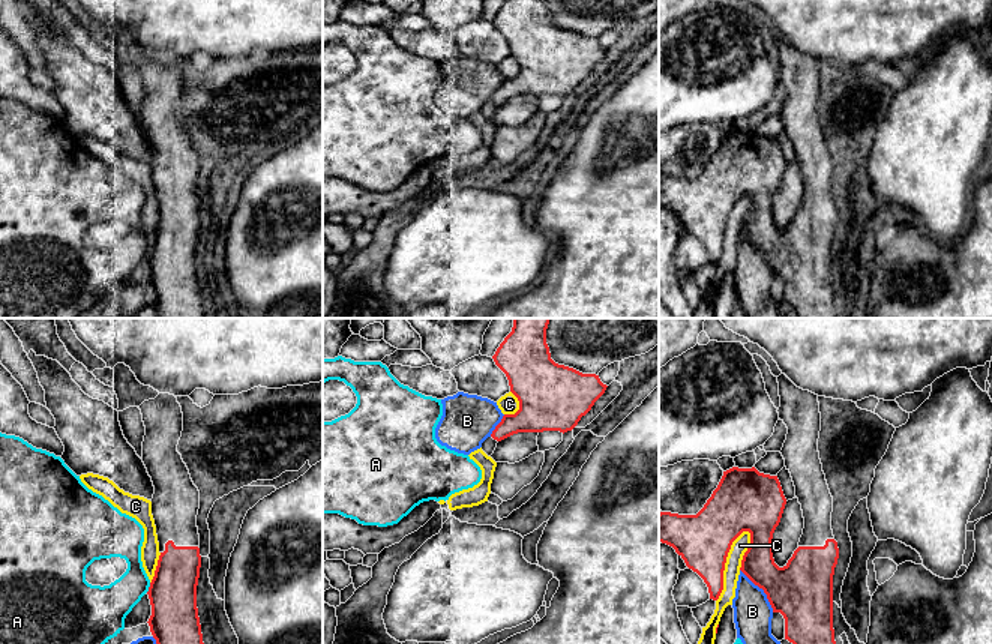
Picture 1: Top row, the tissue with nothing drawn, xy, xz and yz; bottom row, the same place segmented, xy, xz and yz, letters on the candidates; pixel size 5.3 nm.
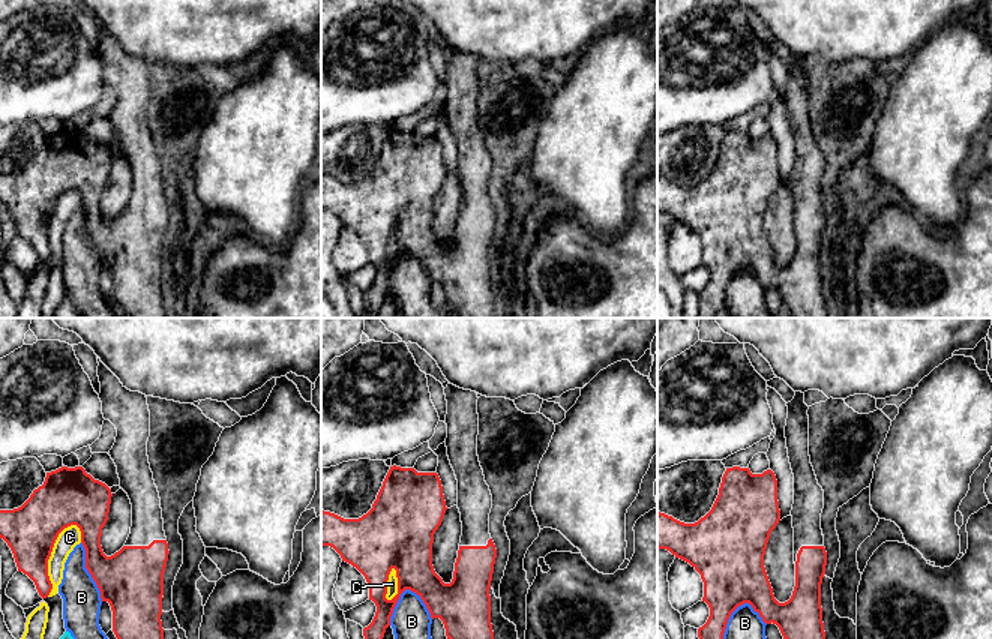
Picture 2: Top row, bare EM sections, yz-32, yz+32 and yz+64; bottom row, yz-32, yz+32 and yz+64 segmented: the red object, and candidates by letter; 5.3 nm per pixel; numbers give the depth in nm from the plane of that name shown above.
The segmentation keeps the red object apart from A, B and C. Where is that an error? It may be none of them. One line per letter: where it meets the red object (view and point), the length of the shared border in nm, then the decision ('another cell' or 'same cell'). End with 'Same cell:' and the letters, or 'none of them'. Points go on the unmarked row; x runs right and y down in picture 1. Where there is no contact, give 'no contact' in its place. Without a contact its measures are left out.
A: contact xy (149, 251); length 60 nm; another cell
B: contact yz (763, 252); length 300 nm; another cell
C: contact yz (724, 228); length 420 nm; another cell
Same cell: none of them

